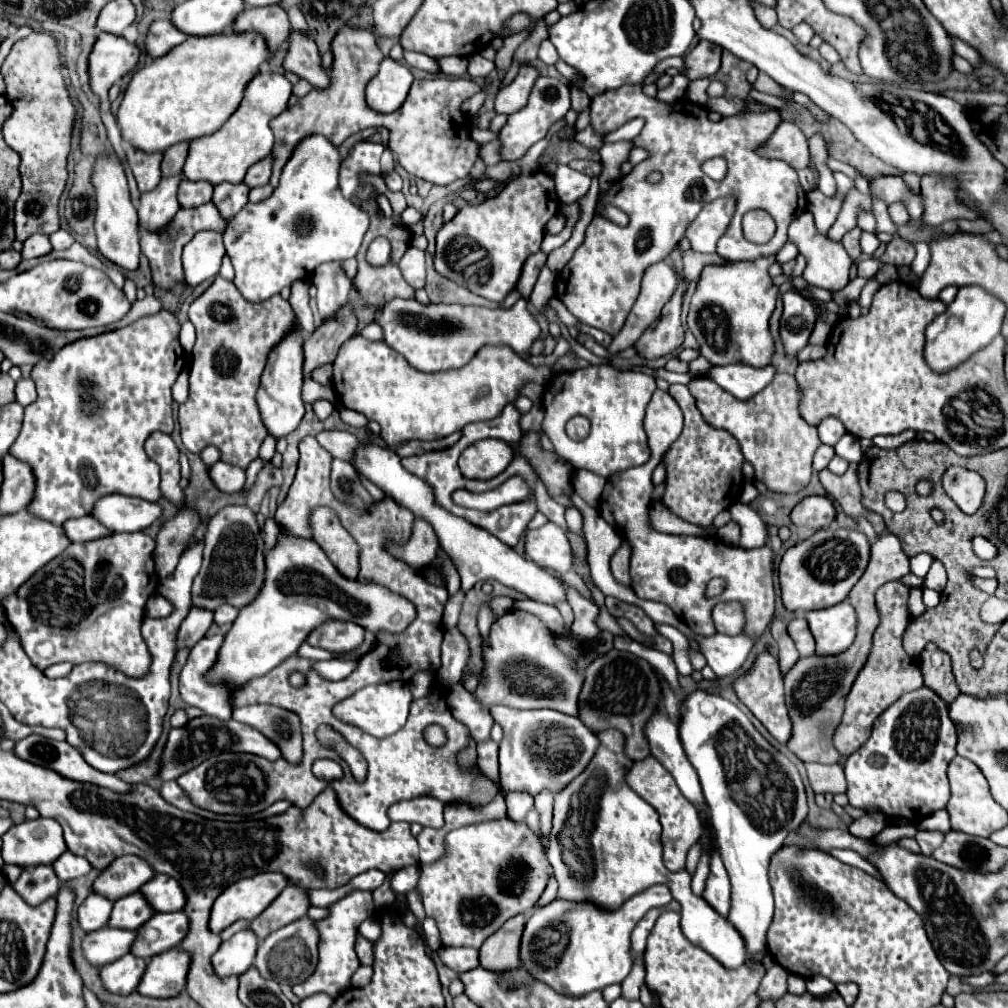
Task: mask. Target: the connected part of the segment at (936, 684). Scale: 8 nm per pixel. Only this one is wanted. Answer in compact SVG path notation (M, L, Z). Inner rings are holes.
M927 643L921 657L921 669L925 685L933 689L945 703L951 703L959 695L959 687L951 673L951 659L935 643Z

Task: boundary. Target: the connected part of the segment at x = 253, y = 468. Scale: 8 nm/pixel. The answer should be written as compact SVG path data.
M258 457L252 461L246 470L246 482L242 487L241 491L245 492L250 490L256 481L257 474L265 466L265 463Z

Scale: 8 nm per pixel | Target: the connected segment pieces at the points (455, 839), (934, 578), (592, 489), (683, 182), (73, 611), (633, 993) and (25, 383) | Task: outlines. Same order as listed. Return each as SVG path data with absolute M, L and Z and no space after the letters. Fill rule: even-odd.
M511 819L505 821L489 821L489 823L477 823L469 827L461 827L455 831L449 831L445 837L445 855L433 863L421 865L421 879L417 889L423 895L423 905L427 917L433 917L437 921L441 943L445 947L473 947L479 949L483 941L495 933L509 917L517 913L525 913L533 909L547 885L549 875L549 863L545 857L545 845L539 839L539 831L531 833L525 823L513 823ZM509 863L515 863L523 869L521 887L517 893L511 893L507 889L505 879L501 877L509 867Z
M935 561L933 565L931 565L931 569L929 569L929 573L927 573L927 583L931 581L931 583L935 583L935 591L941 591L943 587L945 587L945 583L947 583L947 573L945 573L945 567L941 565L941 561Z
M579 469L573 475L575 493L579 493L589 505L597 505L597 499L601 497L605 483L607 483L605 477L597 475L597 473L589 473L587 469Z
M625 85L613 91L605 91L601 95L595 95L591 101L591 127L599 133L611 133L615 127L625 125L627 121L635 119L635 117L643 117L645 119L645 127L641 131L641 135L633 141L635 147L643 147L647 149L651 155L649 159L645 159L643 163L635 165L635 169L621 177L617 185L613 185L607 195L603 197L605 205L615 205L619 207L627 217L629 217L629 225L619 227L611 221L607 221L605 217L595 217L591 221L591 225L587 227L585 233L585 241L581 243L581 247L573 253L571 261L567 263L567 267L559 273L559 281L557 281L557 297L567 305L567 309L585 325L603 330L613 337L625 325L625 319L639 295L639 287L641 287L641 277L645 273L645 269L653 263L663 261L677 245L679 241L685 237L685 229L689 227L689 223L693 221L693 217L697 217L697 213L701 211L701 207L717 197L725 197L725 195L735 195L737 197L737 211L735 217L729 225L729 229L725 231L723 236L717 243L716 252L723 259L729 261L749 261L749 259L759 259L759 257L767 257L767 255L775 255L787 241L787 227L789 223L795 219L795 213L799 211L799 197L801 199L801 211L807 209L807 199L805 199L805 191L799 185L797 179L797 171L781 161L765 161L763 157L759 157L755 153L755 147L763 145L771 133L777 129L779 125L779 113L777 111L769 111L769 113L759 113L759 115L733 115L727 119L721 119L717 123L707 119L707 113L701 111L697 115L686 113L686 109L674 109L678 105L675 103L661 103L659 99L651 99L641 91L641 85ZM711 157L723 157L727 161L727 175L721 181L713 181L709 179L703 171L701 171L701 163L711 159ZM651 171L659 171L661 173L661 181L659 183L649 183L647 175ZM751 209L765 209L773 221L777 223L777 233L775 237L765 243L765 245L755 245L749 243L743 237L741 231L741 219L747 211Z
M113 533L109 537L73 543L61 557L41 567L17 593L5 597L3 609L7 621L19 633L21 645L37 669L47 669L53 663L105 663L127 677L145 677L151 667L151 653L141 637L141 621L145 617L145 603L157 589L157 573L153 565L155 541L145 533Z
M639 955L637 961L633 963L631 973L621 983L621 987L623 987L623 993L621 995L625 999L639 999L639 989L643 985L643 979L645 979L645 967L643 967L643 955Z
M19 379L19 381L17 381L15 395L17 395L17 403L19 403L19 405L23 405L23 407L31 405L31 403L37 399L33 379Z

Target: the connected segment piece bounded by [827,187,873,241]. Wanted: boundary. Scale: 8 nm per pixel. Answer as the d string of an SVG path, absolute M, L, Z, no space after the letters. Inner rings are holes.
M855 187L845 195L841 211L837 215L837 221L833 223L833 227L829 229L829 239L833 241L841 241L841 237L851 229L851 225L857 225L857 217L861 213L873 213L873 199L871 195L863 195L859 193Z

